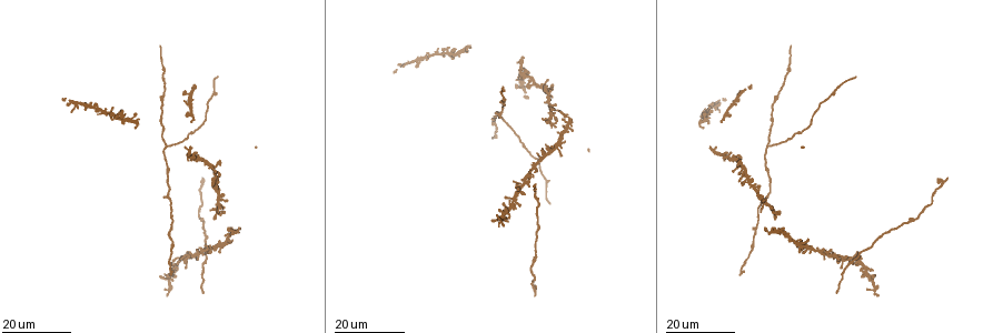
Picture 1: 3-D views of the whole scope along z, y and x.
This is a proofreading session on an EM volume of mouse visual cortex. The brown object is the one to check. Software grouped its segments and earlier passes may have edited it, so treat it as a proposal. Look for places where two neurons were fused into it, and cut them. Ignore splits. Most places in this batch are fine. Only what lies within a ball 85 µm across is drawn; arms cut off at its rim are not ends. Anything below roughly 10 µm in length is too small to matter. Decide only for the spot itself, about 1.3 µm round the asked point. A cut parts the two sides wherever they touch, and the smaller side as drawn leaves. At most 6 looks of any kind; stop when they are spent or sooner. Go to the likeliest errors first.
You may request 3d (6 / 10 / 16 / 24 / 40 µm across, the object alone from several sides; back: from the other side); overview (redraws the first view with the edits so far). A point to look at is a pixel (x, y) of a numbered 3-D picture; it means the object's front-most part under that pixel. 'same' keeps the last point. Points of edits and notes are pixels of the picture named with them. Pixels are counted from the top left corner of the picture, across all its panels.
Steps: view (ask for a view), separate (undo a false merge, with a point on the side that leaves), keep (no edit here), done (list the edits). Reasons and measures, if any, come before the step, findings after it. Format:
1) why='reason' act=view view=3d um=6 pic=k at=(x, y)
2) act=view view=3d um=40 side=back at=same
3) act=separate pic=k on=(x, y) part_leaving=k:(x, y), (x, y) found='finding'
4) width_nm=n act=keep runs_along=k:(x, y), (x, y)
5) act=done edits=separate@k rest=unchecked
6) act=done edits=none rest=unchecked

why='arms part here' act=view view=3d um=16 pic=1 at=(766, 146)

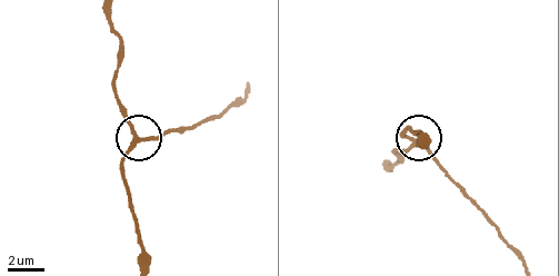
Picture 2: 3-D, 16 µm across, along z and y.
act=view view=3d um=10 pic=2 at=(139, 140)

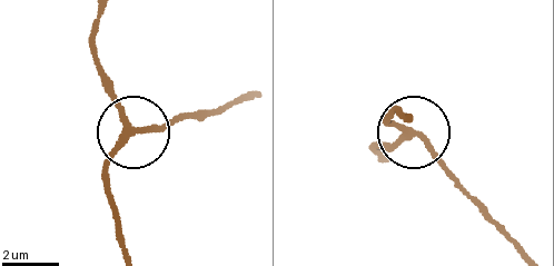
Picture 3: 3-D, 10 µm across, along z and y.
side_arm_um=34 act=keep found='one neuron here'

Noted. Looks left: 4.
why='four or more arms meet' act=view view=3d um=24 pic=1 at=(199, 159)

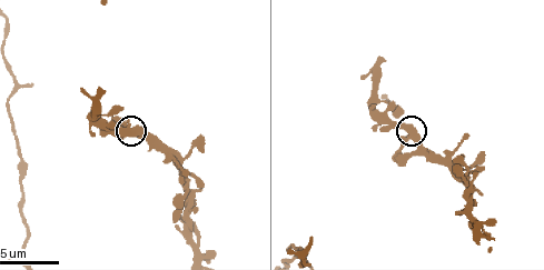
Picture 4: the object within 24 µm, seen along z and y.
act=view view=3d um=10 pic=4 at=(127, 127)

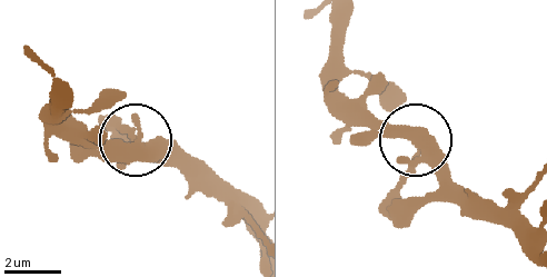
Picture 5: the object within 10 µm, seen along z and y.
arms=5 act=keep runs_along=5:(531, 253), (425, 145), (396, 136), (362, 105) found='one neuron here'

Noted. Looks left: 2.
why='four or more arms meet' act=view view=3d um=24 pic=1 at=(525, 181)

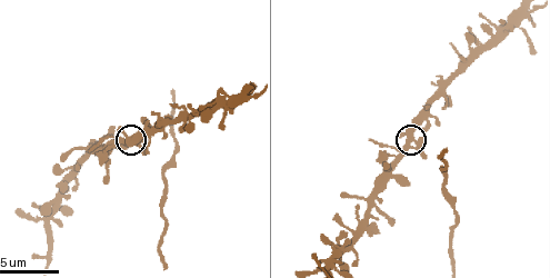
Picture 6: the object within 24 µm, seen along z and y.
act=view view=3d um=10 pic=6 at=(410, 147)

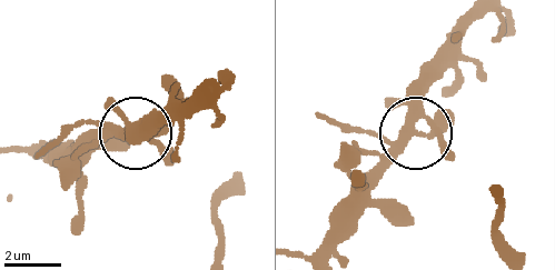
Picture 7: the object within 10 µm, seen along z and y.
width_nm=350 act=keep found='all the same neuron'

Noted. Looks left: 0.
act=done edits=none rest=unchecked

